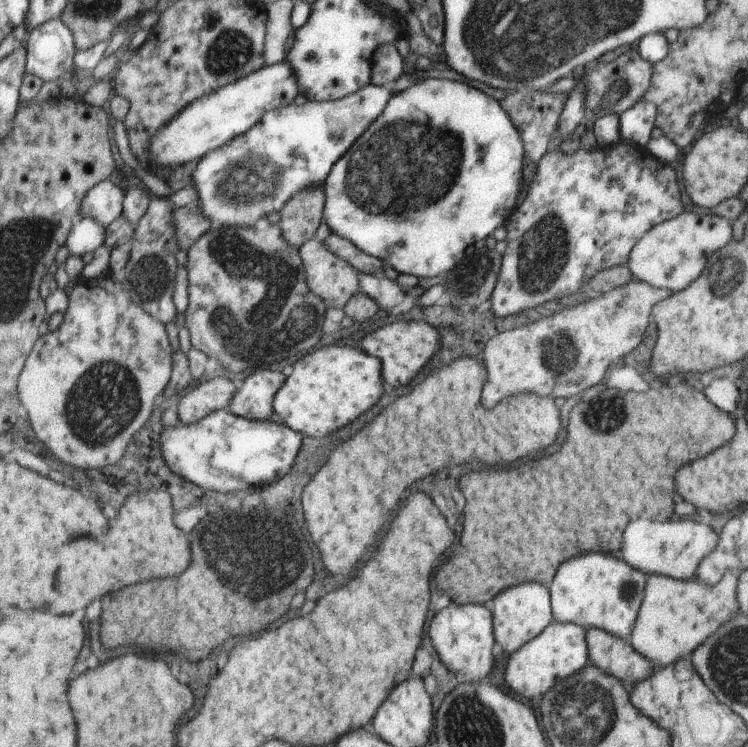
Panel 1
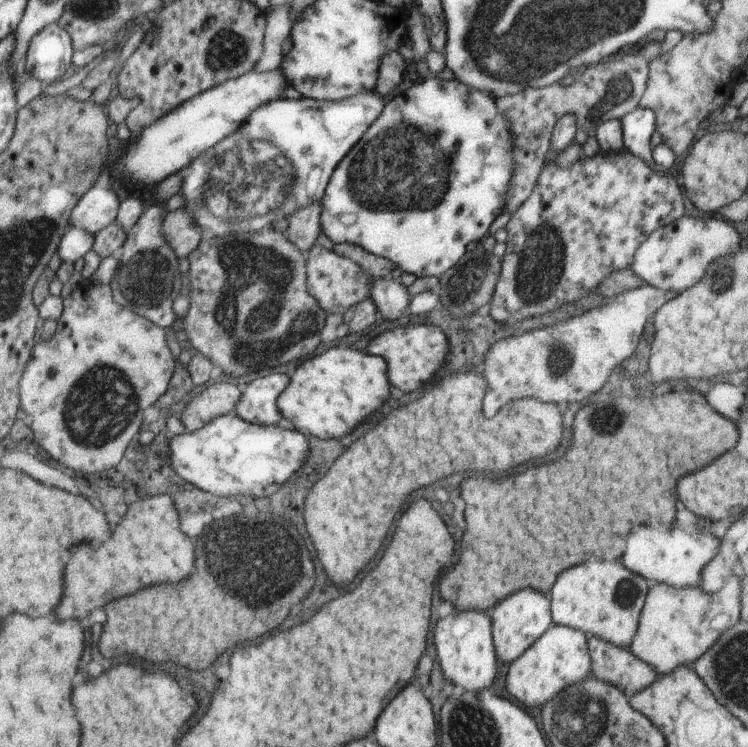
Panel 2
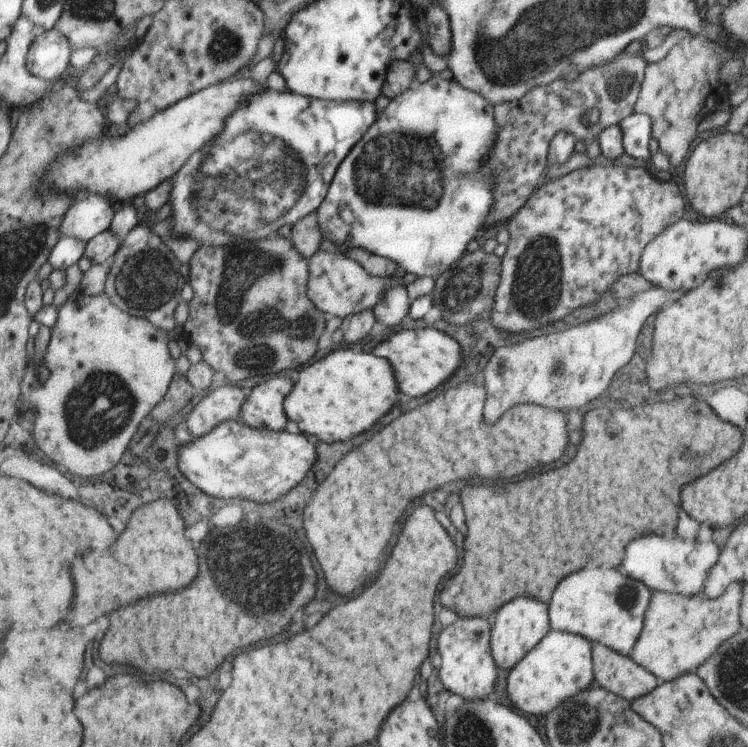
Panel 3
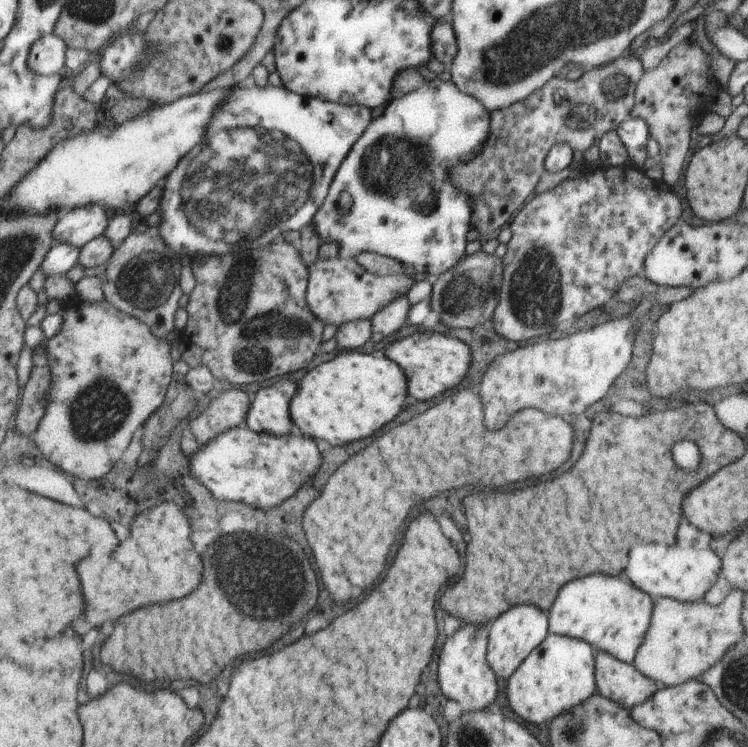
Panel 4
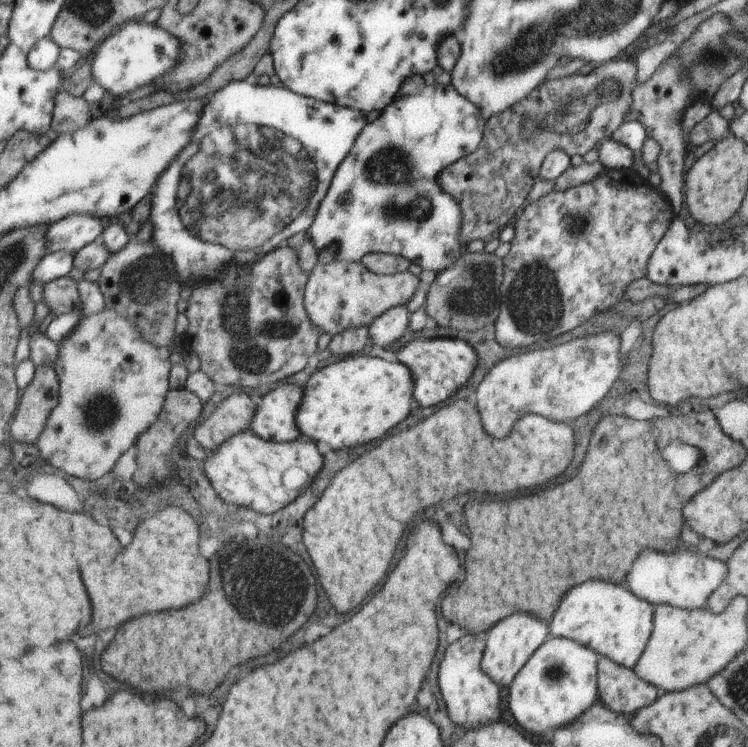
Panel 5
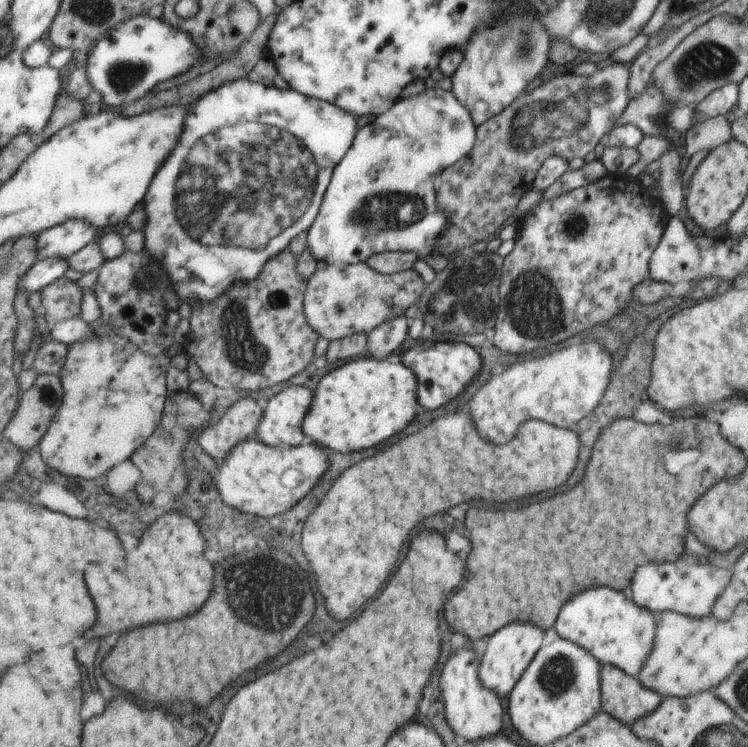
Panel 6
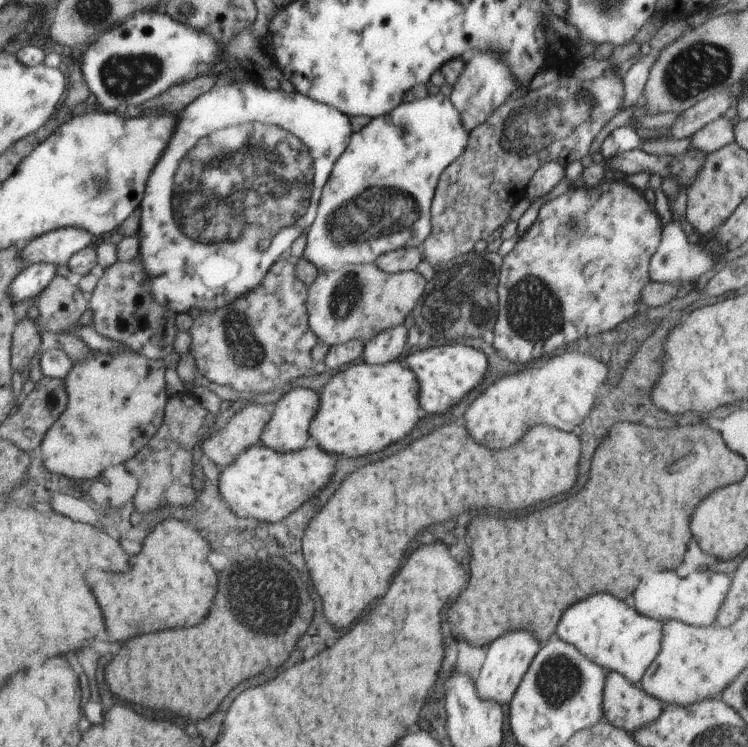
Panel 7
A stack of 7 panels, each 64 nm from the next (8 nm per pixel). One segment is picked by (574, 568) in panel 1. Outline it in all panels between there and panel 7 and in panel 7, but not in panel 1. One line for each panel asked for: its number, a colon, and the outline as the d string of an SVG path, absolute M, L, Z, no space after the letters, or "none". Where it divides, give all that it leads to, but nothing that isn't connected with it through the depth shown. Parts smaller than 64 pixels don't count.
2: M585 562L581 566L569 568L557 576L555 588L551 588L551 596L549 596L551 620L555 626L579 630L587 638L601 638L601 640L617 646L617 648L627 650L631 646L633 636L635 636L639 616L641 616L641 610L645 606L649 590L651 590L651 586L647 580L627 572L619 562Z
3: M589 568L559 582L555 596L549 600L549 622L551 630L555 632L583 636L591 644L607 646L609 650L627 658L643 630L643 618L649 602L651 594L643 584L621 576L617 570Z
4: M585 576L581 580L565 584L559 590L559 600L555 600L555 608L547 612L549 634L583 640L591 644L595 652L607 652L609 656L625 664L635 662L637 648L647 634L651 616L653 598L649 594L639 592L619 578L607 576Z
5: M597 580L585 582L581 586L571 588L571 592L563 596L559 612L555 612L555 616L549 622L549 636L575 640L591 648L601 658L609 658L615 664L633 670L649 642L649 636L653 634L653 614L655 606L635 598L621 586Z
6: M589 588L567 602L567 608L559 612L559 622L555 622L551 634L581 646L601 666L615 666L631 678L637 678L653 652L657 618L649 610L635 606L635 602L627 600L623 594L609 588Z
7: M595 594L563 612L563 624L559 624L557 636L559 640L575 646L599 668L607 670L607 674L617 672L625 676L633 686L639 686L645 672L661 652L663 624L639 614L633 606L625 606L607 594Z

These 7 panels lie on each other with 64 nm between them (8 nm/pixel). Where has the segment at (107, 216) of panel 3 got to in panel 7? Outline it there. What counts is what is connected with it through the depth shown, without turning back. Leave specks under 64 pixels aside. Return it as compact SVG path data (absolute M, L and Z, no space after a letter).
M63 228L49 232L47 236L41 236L39 240L31 240L21 246L21 258L27 266L37 264L69 264L69 260L91 246L93 236L87 234L87 230L79 228Z

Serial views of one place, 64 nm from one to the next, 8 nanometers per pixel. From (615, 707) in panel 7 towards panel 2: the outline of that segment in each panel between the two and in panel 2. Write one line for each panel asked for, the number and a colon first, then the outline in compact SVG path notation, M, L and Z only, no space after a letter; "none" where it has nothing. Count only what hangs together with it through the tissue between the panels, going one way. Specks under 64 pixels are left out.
2: M587 638L591 654L591 678L603 680L621 692L639 694L657 682L655 670L629 650L617 648L601 638Z
3: M591 644L593 658L593 682L601 690L617 694L619 698L633 702L651 694L659 680L645 668L635 664L629 656L621 656L607 646Z
4: M595 652L597 694L611 700L619 708L635 708L645 704L657 690L657 682L643 676L633 664L625 664L607 652Z
5: M599 656L597 672L599 702L615 714L633 716L659 698L659 690L655 686L639 678L633 670L627 670L609 658Z
6: M615 666L601 668L601 710L621 724L633 724L661 706L663 698Z

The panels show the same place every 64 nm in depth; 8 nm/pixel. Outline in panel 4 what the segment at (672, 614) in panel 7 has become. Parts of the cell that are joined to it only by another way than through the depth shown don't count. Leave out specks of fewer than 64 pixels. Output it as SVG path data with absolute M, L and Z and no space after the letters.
M639 544L631 550L631 564L627 564L625 576L635 584L635 588L649 594L653 600L671 598L681 604L703 602L703 596L719 580L721 562L709 552L683 552L677 546L663 544Z

